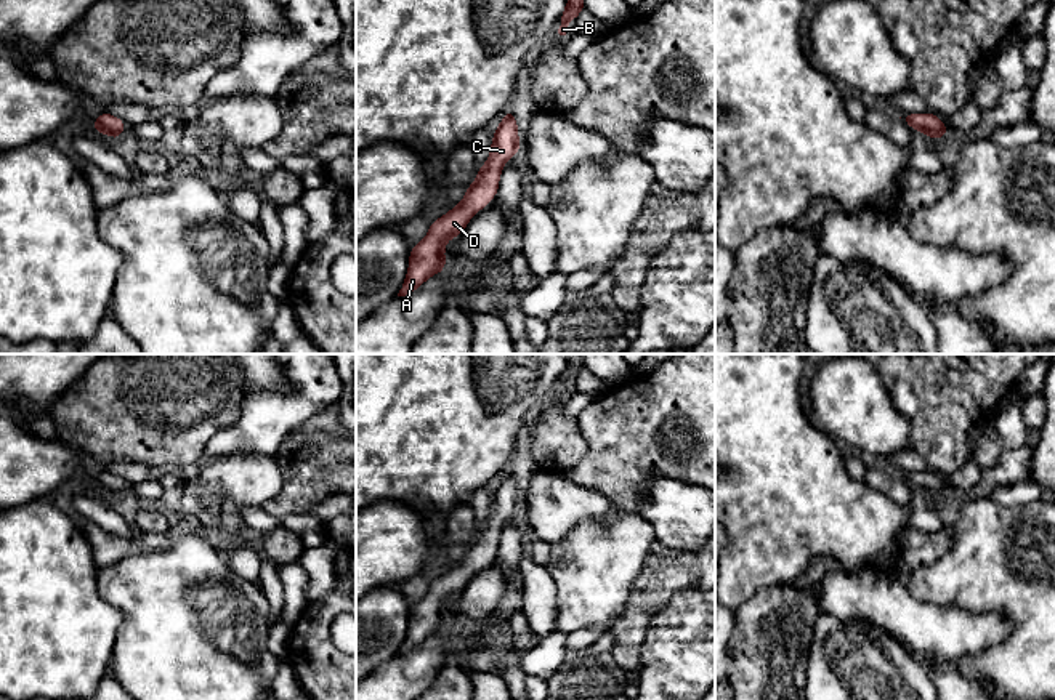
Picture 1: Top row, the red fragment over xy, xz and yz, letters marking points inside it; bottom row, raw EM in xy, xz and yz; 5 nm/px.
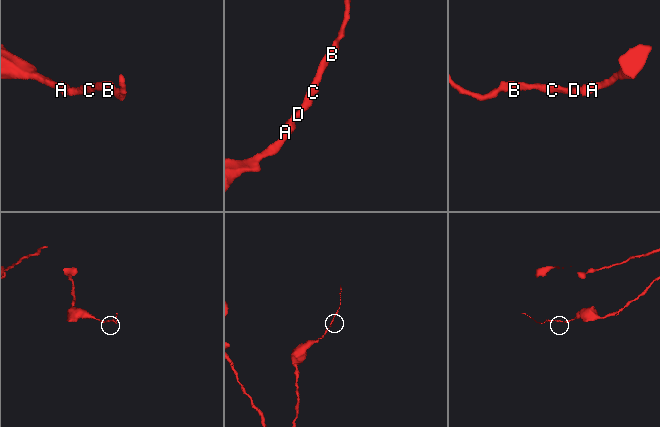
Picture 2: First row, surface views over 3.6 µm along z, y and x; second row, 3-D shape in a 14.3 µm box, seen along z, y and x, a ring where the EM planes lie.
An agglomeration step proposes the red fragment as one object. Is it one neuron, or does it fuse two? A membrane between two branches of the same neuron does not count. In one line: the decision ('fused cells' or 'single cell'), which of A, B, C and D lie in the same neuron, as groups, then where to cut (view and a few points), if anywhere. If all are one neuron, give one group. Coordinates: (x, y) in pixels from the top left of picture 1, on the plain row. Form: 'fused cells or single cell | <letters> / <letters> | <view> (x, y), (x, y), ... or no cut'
single cell | A B C D | no cut

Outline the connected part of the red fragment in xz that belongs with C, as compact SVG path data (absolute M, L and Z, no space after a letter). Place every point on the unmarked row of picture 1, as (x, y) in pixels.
M508 468L494 492L489 517L479 527L475 541L467 546L463 559L433 580L428 594L412 605L409 630L398 655L412 652L446 626L446 601L463 591L471 575L495 556L503 522L519 509L519 503L516 476Z

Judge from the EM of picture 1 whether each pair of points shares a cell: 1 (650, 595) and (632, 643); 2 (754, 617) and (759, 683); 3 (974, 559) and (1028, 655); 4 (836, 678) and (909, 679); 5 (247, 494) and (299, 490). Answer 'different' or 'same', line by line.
1: same
2: same
3: same
4: same
5: different

